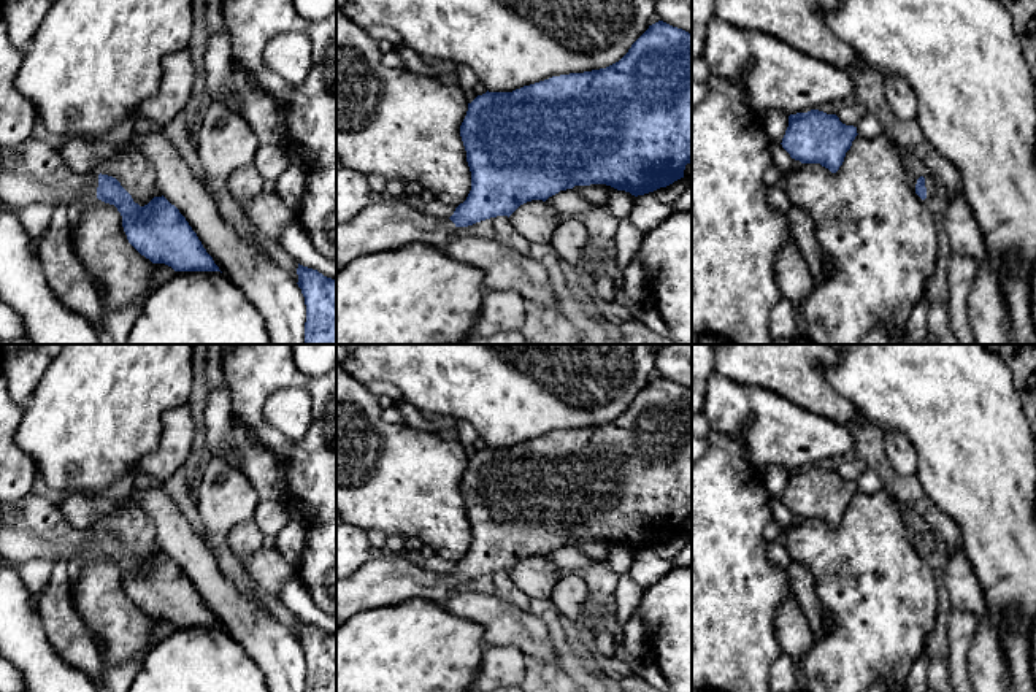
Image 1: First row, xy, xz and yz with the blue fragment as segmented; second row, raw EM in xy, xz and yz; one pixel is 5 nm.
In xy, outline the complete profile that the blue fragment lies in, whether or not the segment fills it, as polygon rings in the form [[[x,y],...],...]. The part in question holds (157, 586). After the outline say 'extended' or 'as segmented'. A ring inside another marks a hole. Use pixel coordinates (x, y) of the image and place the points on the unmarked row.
[[[33,492],[14,503],[0,502],[0,556],[8,562],[17,565],[33,559],[57,562],[81,552],[114,560],[122,571],[129,598],[152,619],[165,619],[175,627],[221,627],[186,573],[163,551],[140,562],[116,533],[102,529],[78,530],[57,505]]]; extended

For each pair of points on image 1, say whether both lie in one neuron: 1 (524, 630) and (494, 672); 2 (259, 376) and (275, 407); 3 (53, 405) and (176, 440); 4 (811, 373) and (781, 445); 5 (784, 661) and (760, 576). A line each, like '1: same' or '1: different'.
1: different
2: different
3: different
4: different
5: different

